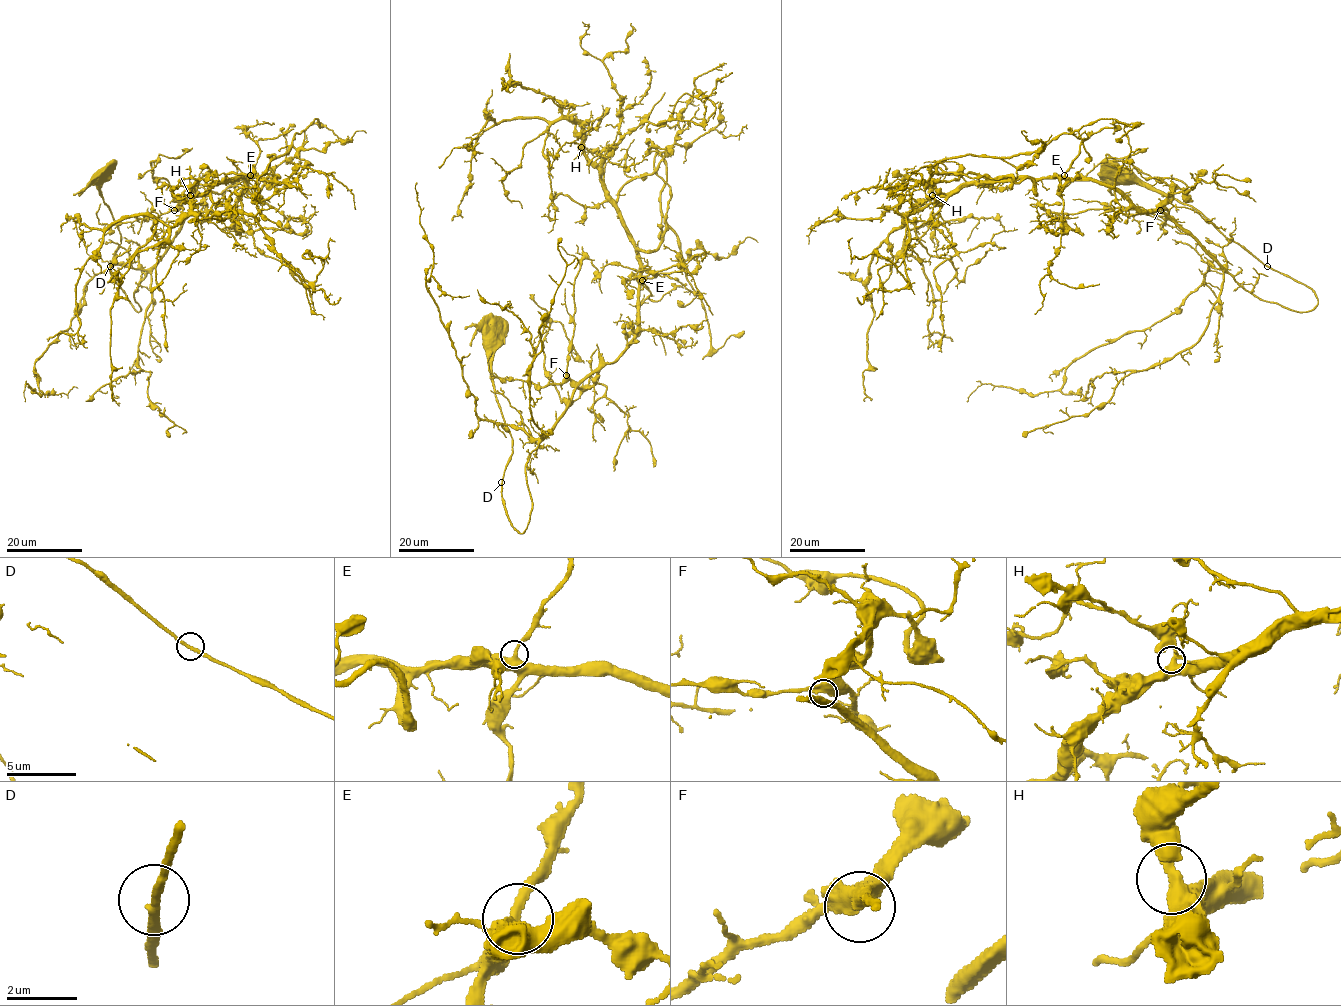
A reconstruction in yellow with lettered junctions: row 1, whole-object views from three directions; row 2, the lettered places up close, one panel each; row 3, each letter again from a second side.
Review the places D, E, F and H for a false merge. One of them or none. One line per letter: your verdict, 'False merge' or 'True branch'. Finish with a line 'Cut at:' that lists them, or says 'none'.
D: True branch
E: True branch
F: True branch
H: True branch
Cut at: none

